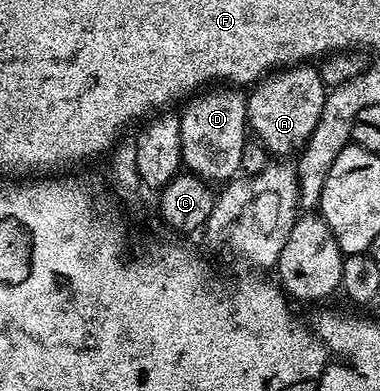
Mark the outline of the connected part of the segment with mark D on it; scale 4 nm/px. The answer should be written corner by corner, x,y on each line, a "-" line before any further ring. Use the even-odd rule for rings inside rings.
209,88
184,103
180,111
181,161
188,173
196,174
208,184
216,184
215,182
225,184
238,177
243,160
243,148
247,141
245,99
246,95
237,88

